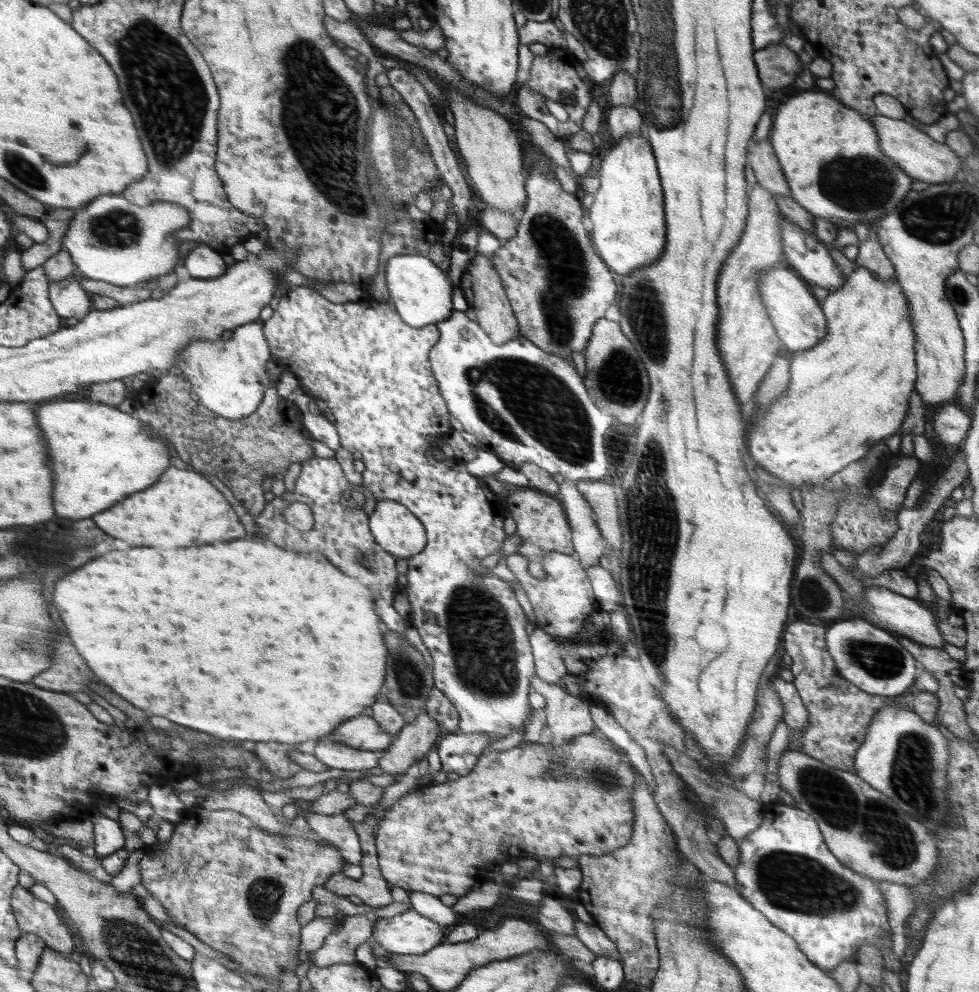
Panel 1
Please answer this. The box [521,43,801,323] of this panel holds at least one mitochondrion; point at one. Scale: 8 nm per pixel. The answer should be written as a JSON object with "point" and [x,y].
{"point":[570,98]}

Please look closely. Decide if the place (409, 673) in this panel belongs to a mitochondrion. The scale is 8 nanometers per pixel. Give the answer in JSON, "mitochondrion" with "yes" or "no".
{"mitochondrion":"yes"}

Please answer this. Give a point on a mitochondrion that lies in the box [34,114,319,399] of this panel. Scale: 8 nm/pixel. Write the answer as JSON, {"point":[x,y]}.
{"point":[118,229]}

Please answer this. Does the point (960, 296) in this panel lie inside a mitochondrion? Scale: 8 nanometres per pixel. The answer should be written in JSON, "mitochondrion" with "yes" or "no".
{"mitochondrion":"yes"}

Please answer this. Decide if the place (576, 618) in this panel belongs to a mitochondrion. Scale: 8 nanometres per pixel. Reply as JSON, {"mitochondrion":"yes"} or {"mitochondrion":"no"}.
{"mitochondrion":"no"}

